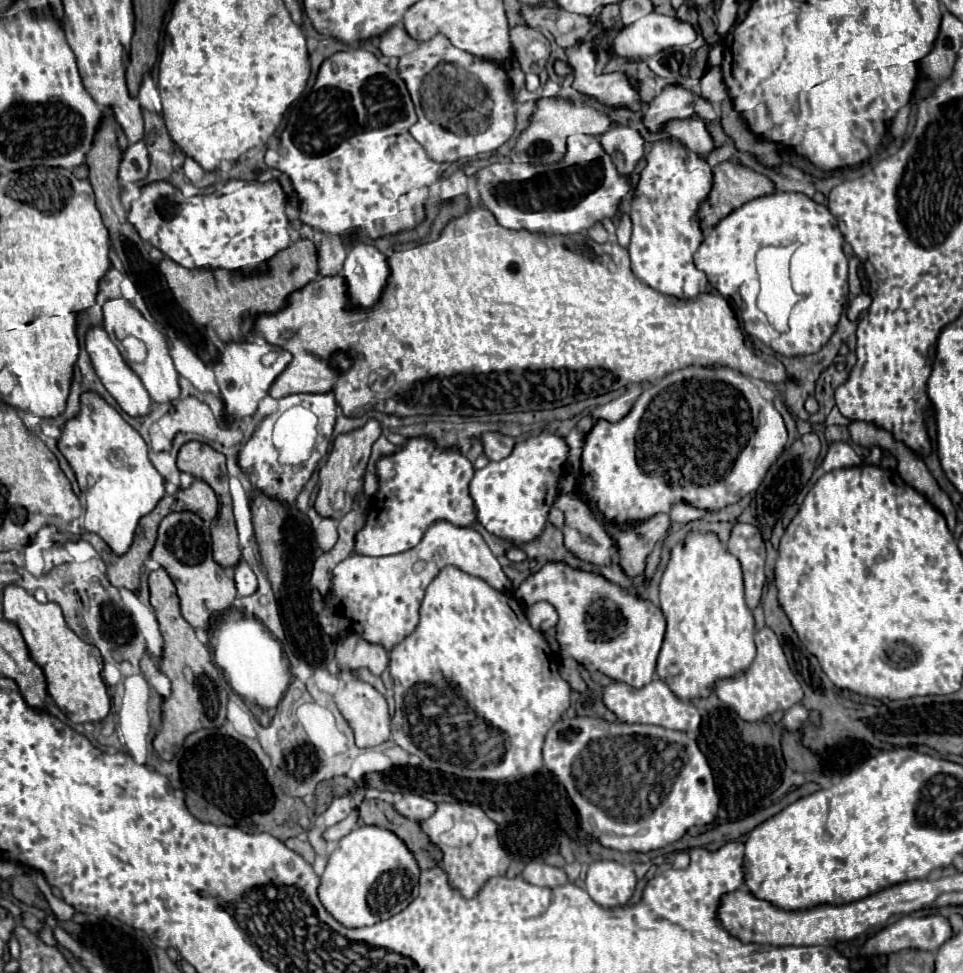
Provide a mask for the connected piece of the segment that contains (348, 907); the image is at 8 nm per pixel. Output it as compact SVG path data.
M360 826L344 836L320 876L318 896L324 908L346 928L372 926L402 912L418 896L420 868L402 840L378 826Z

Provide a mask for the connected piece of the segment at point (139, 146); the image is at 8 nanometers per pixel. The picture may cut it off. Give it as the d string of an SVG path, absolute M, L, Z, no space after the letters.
M140 140L136 144L130 144L124 152L122 164L120 164L120 180L122 182L144 182L150 170L150 158L146 144Z

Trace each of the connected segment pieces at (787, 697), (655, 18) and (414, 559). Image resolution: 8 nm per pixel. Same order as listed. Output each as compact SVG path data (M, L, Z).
M762 628L756 632L754 640L758 646L758 654L756 654L754 662L750 664L750 668L732 678L722 678L714 684L716 696L746 722L762 720L764 716L768 716L776 710L788 710L790 706L794 706L802 700L802 688L788 666L788 660L784 656L784 650L782 650L776 634L770 628Z
M648 14L626 26L614 38L614 56L654 56L666 48L678 48L696 40L696 28L676 16Z
M436 520L424 534L422 542L406 552L394 556L362 556L352 554L334 568L332 592L324 600L324 612L318 616L324 632L340 634L360 626L362 636L372 644L382 644L386 650L404 640L418 624L418 608L424 598L426 586L444 566L456 566L472 576L484 578L492 588L510 592L512 584L504 576L496 556L486 546L484 538L472 530Z

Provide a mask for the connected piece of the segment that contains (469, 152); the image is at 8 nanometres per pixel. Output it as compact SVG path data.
M436 34L428 42L420 42L420 46L404 54L398 64L398 74L406 82L406 88L410 92L410 98L416 106L418 122L410 126L410 134L416 142L420 142L426 148L426 154L434 162L458 162L464 158L474 158L482 152L498 150L502 144L506 144L516 130L516 118L514 118L514 104L508 94L508 76L506 72L490 62L478 60L468 52L462 52L450 44L450 40L442 34Z

